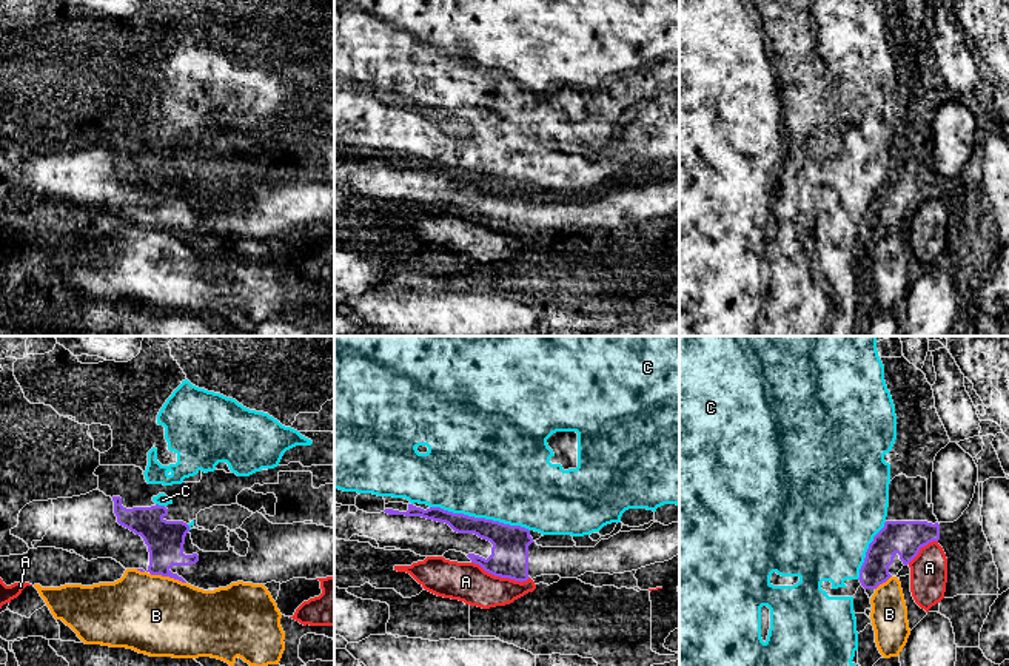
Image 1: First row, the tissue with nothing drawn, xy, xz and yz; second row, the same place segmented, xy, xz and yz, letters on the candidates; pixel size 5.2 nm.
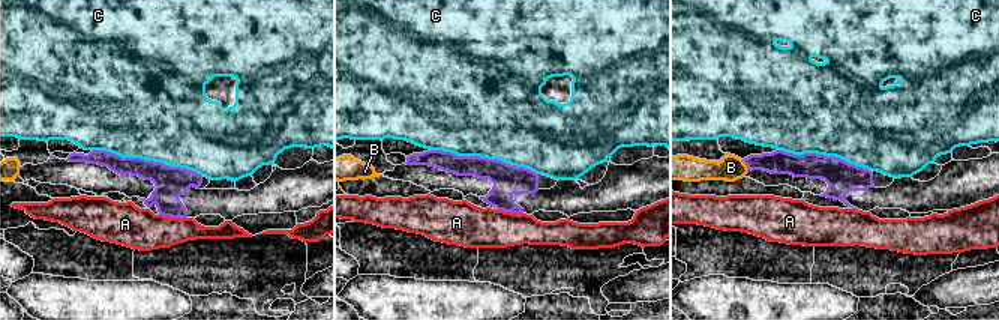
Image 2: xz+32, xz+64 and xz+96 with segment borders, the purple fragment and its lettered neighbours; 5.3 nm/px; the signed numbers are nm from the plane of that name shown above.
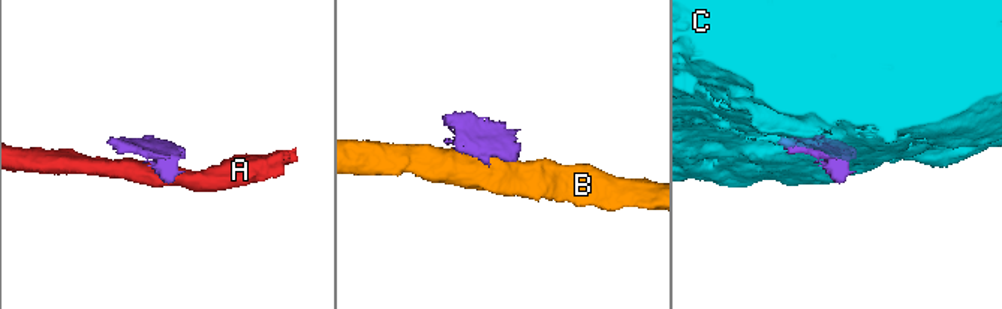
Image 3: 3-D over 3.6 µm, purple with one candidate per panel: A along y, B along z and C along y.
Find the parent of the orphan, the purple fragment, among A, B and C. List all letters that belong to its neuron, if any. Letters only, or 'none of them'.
none of them

